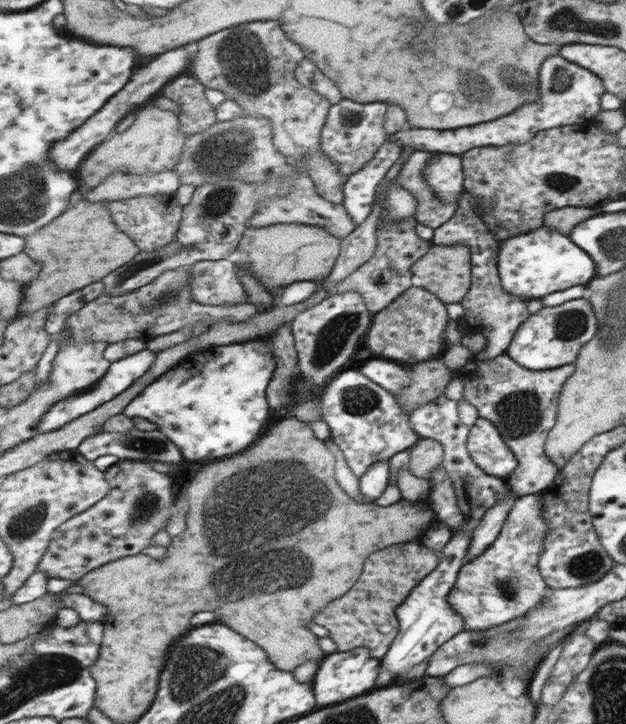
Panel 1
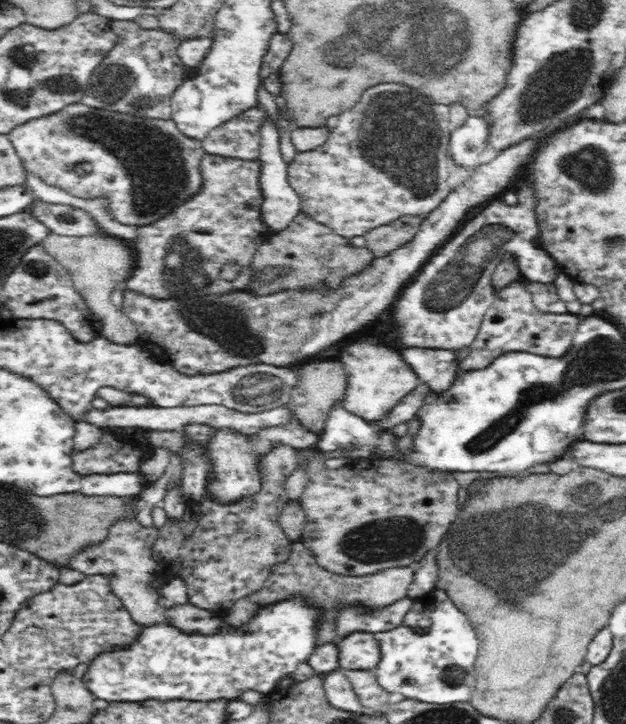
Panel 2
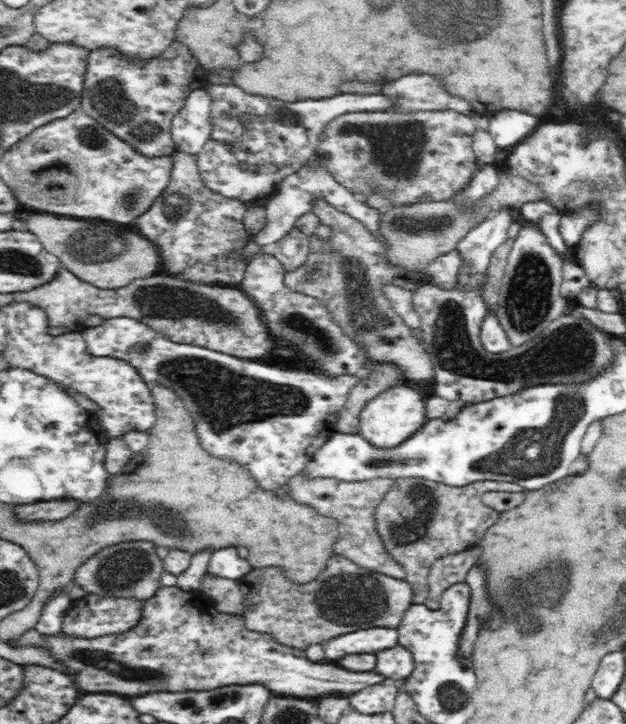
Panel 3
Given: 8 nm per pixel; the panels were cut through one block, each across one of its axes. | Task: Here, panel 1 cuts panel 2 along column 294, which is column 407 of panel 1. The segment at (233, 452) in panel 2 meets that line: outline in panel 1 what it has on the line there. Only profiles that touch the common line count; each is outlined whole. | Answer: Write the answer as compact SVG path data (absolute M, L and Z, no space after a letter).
M344 369L320 394L322 420L326 421L331 432L331 440L334 441L345 455L348 465L358 478L369 469L370 465L378 461L388 461L395 454L412 448L420 440L417 431L413 429L407 415L401 407L398 399L389 390L381 387L373 379L366 378L359 370Z

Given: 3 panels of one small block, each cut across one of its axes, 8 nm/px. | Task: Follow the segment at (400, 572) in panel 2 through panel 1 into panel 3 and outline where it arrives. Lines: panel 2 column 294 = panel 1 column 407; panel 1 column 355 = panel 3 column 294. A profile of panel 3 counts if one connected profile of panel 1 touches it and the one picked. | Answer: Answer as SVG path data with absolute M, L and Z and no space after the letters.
M334 554L317 579L306 586L291 585L275 566L251 569L238 580L243 594L246 628L271 634L280 644L305 651L322 640L367 628L397 628L413 604L414 590L406 580L380 574Z

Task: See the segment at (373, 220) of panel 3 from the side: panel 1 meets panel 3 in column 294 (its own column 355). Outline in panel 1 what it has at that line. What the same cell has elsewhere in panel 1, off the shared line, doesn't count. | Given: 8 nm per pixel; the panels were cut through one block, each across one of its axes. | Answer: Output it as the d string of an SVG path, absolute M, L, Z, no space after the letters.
M387 140L358 172L351 174L345 180L344 209L353 218L356 228L368 220L372 214L375 194L388 170L400 158L402 148L395 144L395 140Z

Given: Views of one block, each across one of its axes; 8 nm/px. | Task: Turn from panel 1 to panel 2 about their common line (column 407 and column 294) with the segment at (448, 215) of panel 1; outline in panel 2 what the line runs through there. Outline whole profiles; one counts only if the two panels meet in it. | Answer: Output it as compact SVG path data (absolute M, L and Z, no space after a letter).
M378 83L378 86L370 86L362 98L358 99L356 106L350 110L339 114L337 126L329 130L329 136L322 146L308 152L298 152L292 162L288 162L286 166L289 169L289 183L294 190L297 191L301 201L301 212L309 215L309 218L321 222L325 226L332 228L335 234L341 235L343 238L353 238L365 236L373 229L380 226L390 224L390 222L401 217L420 215L426 217L432 213L450 194L450 186L448 178L450 178L450 157L448 148L450 146L450 135L453 127L450 124L450 105L437 105L432 100L425 99L415 87L408 84L398 83Z

